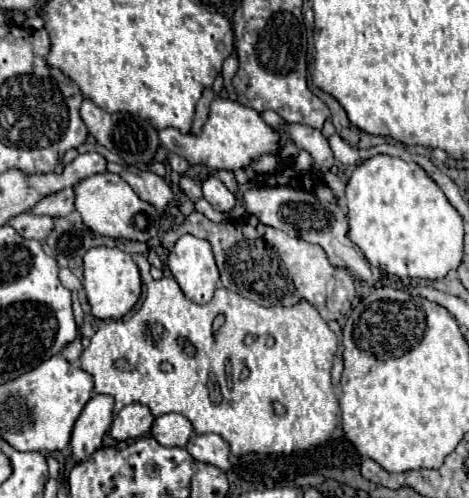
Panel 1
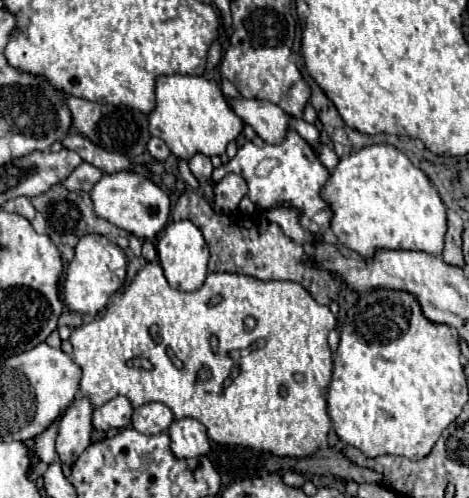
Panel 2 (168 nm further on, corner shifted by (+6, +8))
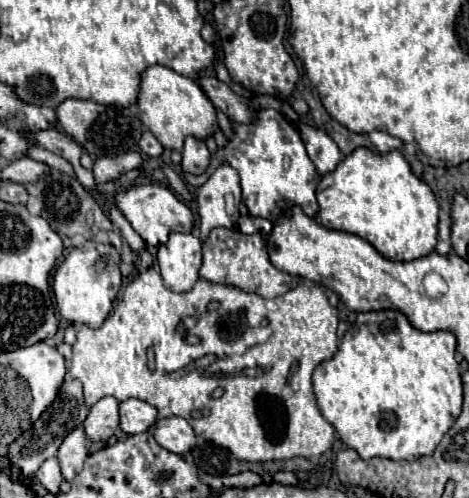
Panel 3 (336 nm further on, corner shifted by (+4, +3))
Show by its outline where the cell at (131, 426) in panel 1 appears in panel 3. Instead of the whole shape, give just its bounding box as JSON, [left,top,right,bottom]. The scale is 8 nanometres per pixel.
[83,397,119,443]

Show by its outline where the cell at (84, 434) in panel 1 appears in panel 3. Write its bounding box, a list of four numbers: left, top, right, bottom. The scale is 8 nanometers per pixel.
[57,429,87,481]

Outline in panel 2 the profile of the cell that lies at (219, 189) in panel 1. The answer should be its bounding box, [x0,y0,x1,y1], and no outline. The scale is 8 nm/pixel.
[189,154,213,184]

